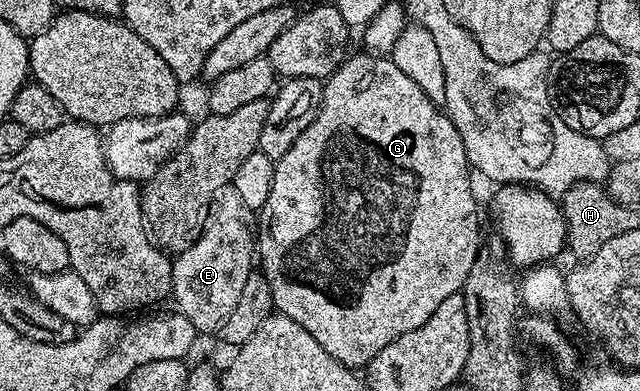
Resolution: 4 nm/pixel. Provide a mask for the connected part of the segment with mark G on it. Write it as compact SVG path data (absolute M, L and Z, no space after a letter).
M370 51L363 52L356 54L355 57L354 54L347 56L345 63L332 76L325 78L322 87L322 106L316 119L312 119L308 131L304 131L304 135L300 135L300 139L296 139L296 143L292 143L292 147L288 147L288 152L275 164L272 191L268 191L268 203L264 203L264 207L257 210L256 213L256 257L260 262L260 271L264 275L264 279L268 279L268 288L272 291L275 310L281 316L300 323L300 327L304 327L304 331L308 331L308 335L312 335L312 339L316 339L316 343L320 343L320 347L324 347L324 351L328 351L328 355L332 355L332 359L336 359L342 365L355 371L361 370L369 363L376 355L376 351L384 351L384 347L388 347L388 343L392 343L392 339L396 339L400 335L408 335L408 331L416 331L416 327L420 327L420 323L425 323L432 316L432 311L436 311L436 307L440 307L440 303L444 303L444 299L448 299L448 295L461 293L462 285L468 279L468 271L472 271L472 263L476 263L476 255L480 248L478 201L474 198L474 185L470 182L472 170L464 151L464 139L460 139L460 131L456 131L456 127L450 122L450 118L446 116L445 112L431 97L424 95L424 91L420 91L420 87L416 87L416 82L408 79L408 75L404 75L404 71L400 71L400 67L396 67L396 63L391 61L389 56L375 55Z

